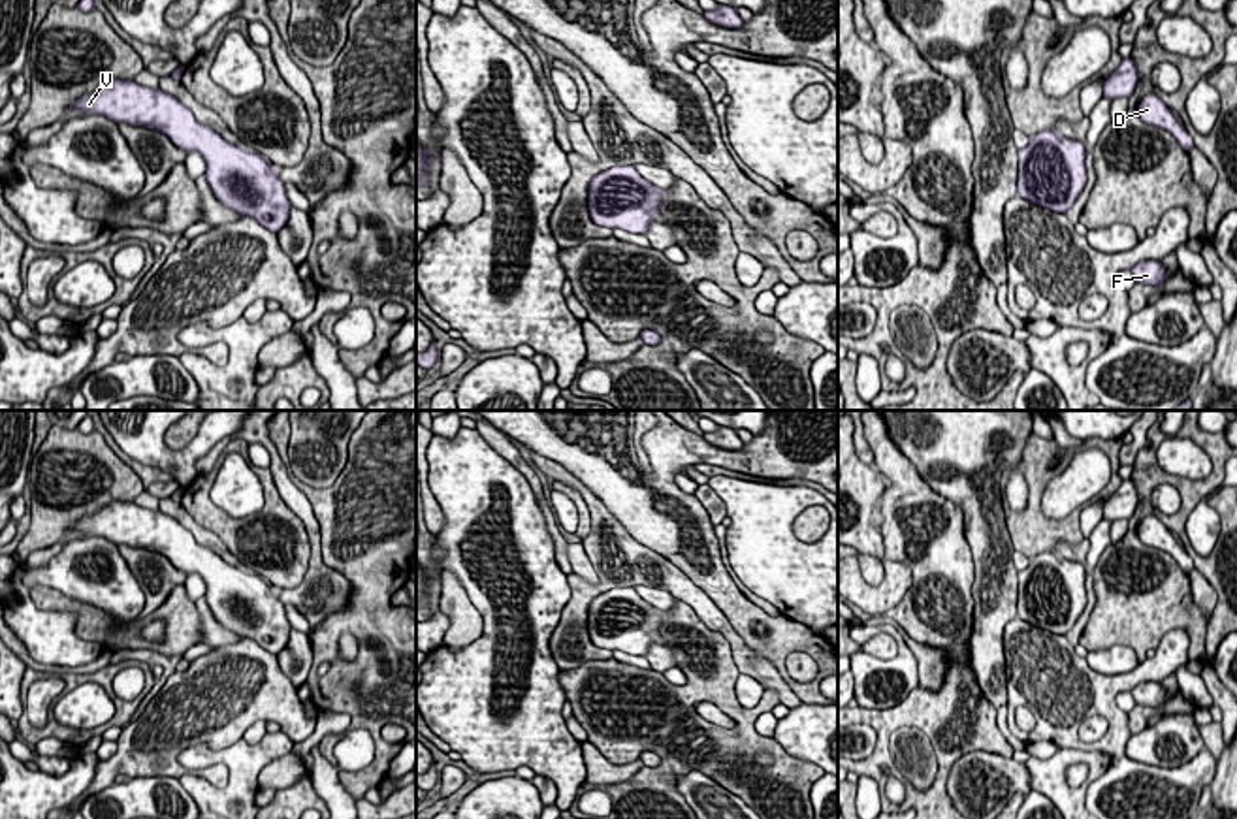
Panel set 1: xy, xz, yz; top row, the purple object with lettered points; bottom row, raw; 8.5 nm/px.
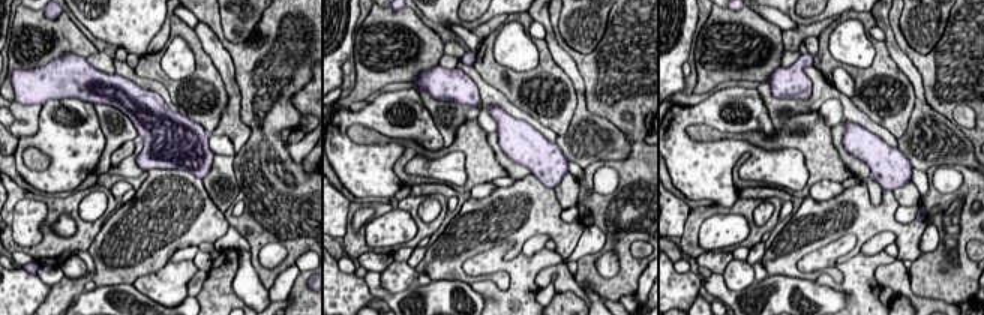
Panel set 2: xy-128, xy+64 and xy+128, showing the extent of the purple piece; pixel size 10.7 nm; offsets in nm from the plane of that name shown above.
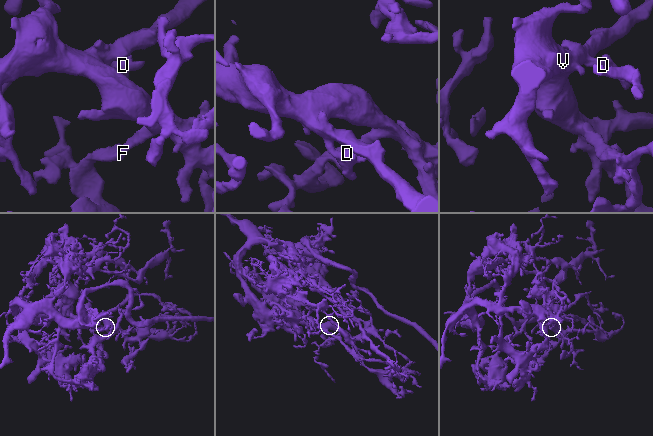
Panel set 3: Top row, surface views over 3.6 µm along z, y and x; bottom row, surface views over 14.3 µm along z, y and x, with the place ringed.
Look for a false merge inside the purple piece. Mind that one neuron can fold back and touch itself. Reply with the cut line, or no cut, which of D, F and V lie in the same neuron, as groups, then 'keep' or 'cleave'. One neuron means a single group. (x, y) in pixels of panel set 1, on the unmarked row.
cut none; groups D F V; keep

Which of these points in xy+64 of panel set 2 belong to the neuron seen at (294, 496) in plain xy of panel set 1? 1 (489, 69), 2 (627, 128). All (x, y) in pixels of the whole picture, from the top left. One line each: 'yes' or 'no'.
1: no
2: no

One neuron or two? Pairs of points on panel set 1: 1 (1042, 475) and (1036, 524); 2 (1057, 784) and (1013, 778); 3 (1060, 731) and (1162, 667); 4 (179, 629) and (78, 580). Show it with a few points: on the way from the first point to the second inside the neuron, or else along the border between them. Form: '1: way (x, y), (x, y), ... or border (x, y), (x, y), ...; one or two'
1: way (1036, 486), (1034, 513); one
2: border (1023, 765), (1032, 787); two
3: way (1085, 710), (1115, 684), (1138, 676); one
4: border (93, 605), (112, 620), (112, 629), (136, 618); two

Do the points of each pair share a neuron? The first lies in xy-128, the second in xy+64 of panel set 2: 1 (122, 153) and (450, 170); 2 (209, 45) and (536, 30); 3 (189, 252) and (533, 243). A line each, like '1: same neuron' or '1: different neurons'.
1: different neurons
2: different neurons
3: same neuron

